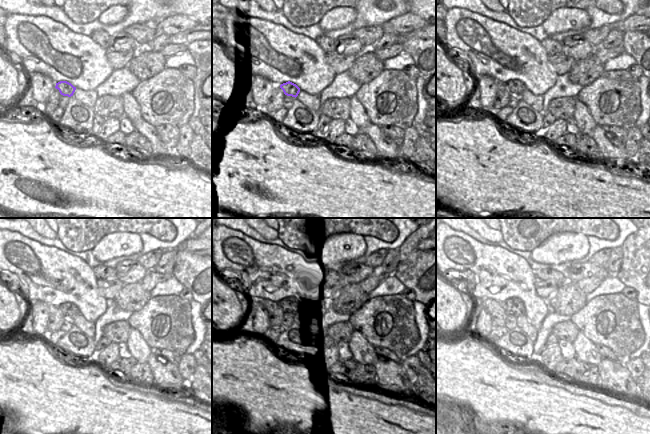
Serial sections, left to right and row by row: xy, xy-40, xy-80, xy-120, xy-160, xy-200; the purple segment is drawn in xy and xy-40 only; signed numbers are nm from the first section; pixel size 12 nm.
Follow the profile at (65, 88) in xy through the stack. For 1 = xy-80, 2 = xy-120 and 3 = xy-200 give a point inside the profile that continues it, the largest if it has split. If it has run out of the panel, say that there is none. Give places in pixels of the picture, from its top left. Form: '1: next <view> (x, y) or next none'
1: next xy-80 (516, 87)
2: next xy-120 (70, 311)
3: next xy-200 (513, 306)

